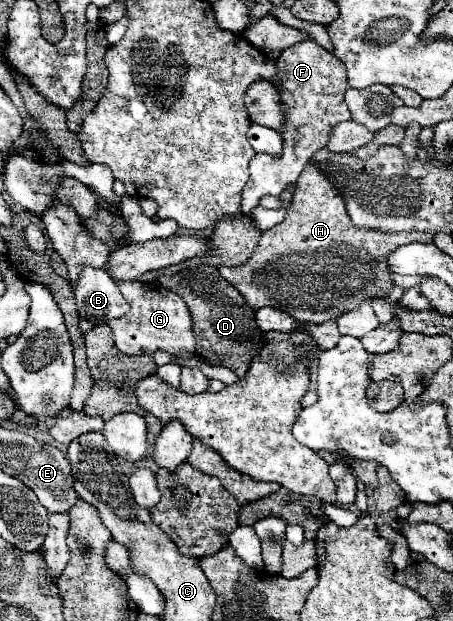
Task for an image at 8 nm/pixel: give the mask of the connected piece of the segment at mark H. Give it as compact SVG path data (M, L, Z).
M308 164L302 174L296 180L296 190L292 198L292 208L286 216L286 220L278 226L272 226L264 230L260 244L256 246L254 254L246 264L234 266L234 268L220 268L220 274L244 296L246 304L250 308L276 308L286 314L290 314L296 320L322 324L326 320L338 320L342 314L356 310L364 302L372 302L374 296L382 296L386 288L394 288L394 278L390 272L390 266L386 264L386 256L394 248L400 248L404 244L412 242L432 242L432 234L424 232L396 232L396 234L384 234L376 230L356 228L350 222L350 216L346 214L346 206L342 202L342 196L336 192L336 188L322 176L320 170L316 170L312 164Z

